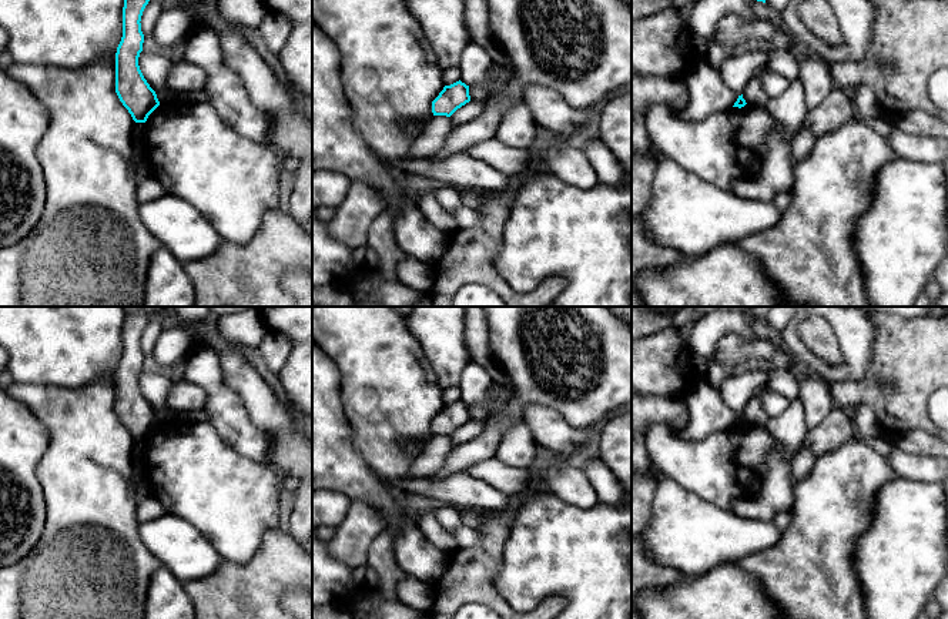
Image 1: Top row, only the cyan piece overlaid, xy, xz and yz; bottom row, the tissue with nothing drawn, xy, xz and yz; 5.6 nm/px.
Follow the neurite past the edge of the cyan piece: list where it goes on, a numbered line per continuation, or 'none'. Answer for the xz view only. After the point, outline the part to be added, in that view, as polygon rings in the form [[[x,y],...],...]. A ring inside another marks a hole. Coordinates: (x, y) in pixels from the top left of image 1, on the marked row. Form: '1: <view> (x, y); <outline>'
none

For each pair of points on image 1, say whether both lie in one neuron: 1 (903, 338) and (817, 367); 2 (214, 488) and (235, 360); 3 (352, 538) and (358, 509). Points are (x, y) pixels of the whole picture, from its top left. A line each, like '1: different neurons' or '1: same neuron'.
1: different neurons
2: different neurons
3: same neuron

